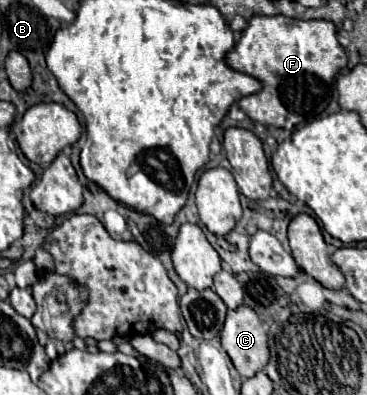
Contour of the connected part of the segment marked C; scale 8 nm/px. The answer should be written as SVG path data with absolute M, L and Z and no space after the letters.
M240 305L238 309L228 309L220 337L222 337L224 351L230 355L236 371L242 377L254 377L256 371L260 371L268 363L268 357L270 357L268 355L268 335L266 335L262 321L254 313L254 309L246 305Z

